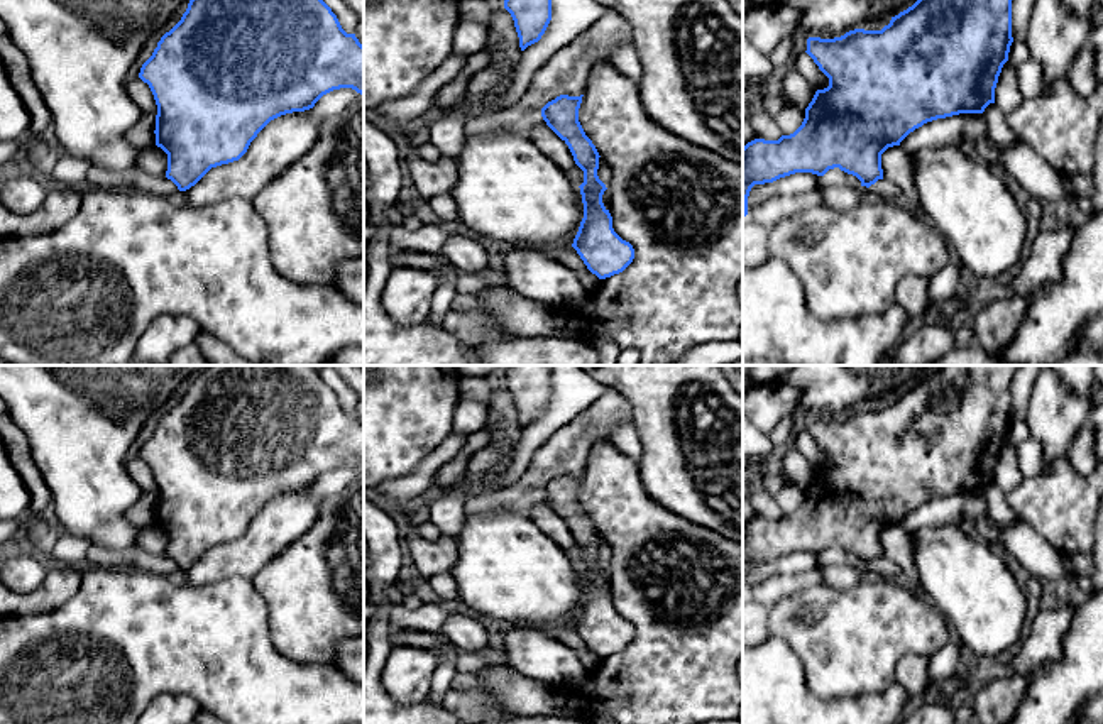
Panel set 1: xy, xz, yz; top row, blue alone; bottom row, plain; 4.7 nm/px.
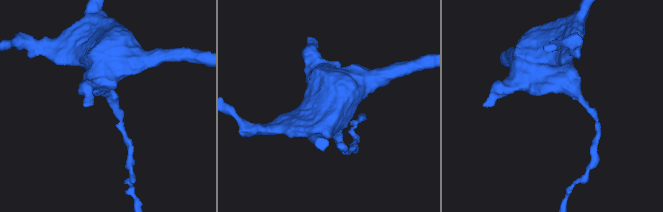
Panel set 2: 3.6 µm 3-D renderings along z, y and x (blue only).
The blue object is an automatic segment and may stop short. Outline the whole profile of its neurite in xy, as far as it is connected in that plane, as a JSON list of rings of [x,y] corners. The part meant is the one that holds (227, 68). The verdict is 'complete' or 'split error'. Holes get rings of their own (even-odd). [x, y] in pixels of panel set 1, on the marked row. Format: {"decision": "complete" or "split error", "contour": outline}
{"decision": "complete", "contour": [[[189,0],[181,20],[166,32],[152,56],[142,64],[139,78],[149,85],[156,105],[156,145],[167,154],[166,178],[171,179],[179,191],[195,186],[211,167],[239,161],[249,149],[257,134],[274,118],[305,112],[327,93],[340,88],[352,88],[364,93],[364,46],[355,34],[347,34],[337,15],[323,0]]]}

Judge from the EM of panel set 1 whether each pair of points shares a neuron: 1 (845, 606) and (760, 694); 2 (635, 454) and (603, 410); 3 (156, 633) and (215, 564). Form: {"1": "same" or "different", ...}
{"1": "different", "2": "different", "3": "different"}

